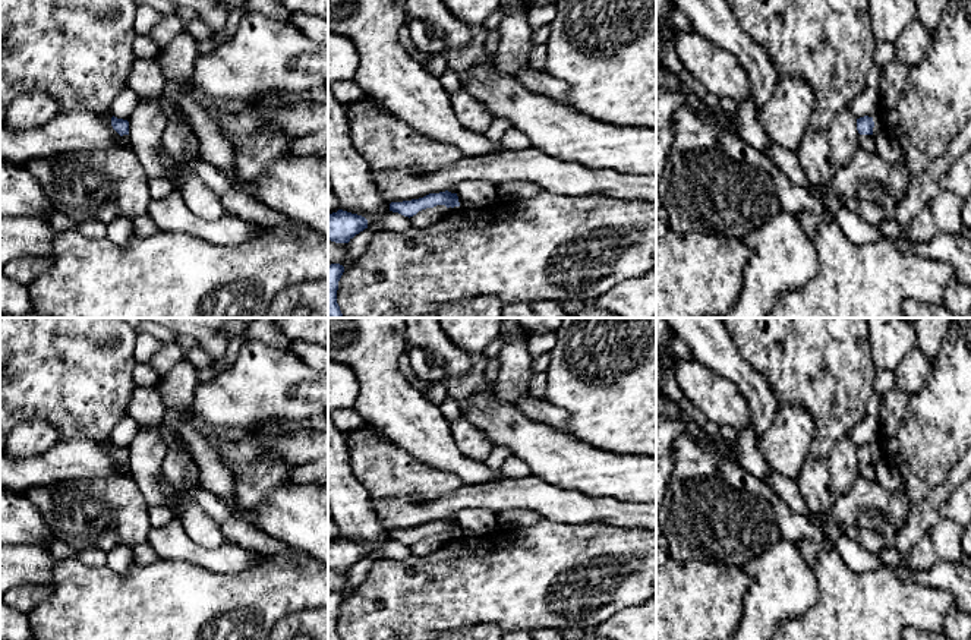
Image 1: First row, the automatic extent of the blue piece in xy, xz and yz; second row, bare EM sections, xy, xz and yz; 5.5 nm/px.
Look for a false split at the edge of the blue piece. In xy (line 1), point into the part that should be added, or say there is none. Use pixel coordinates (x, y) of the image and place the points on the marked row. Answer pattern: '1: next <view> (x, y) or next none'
1: next none

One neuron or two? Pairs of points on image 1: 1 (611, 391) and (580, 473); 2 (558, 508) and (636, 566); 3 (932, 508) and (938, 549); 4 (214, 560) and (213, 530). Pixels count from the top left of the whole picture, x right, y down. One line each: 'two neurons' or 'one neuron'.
1: two neurons
2: two neurons
3: two neurons
4: two neurons

